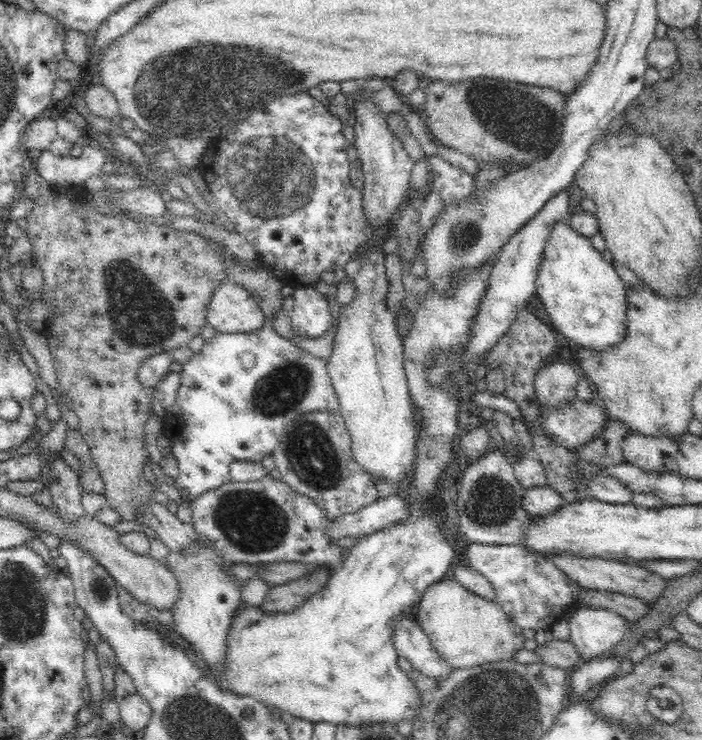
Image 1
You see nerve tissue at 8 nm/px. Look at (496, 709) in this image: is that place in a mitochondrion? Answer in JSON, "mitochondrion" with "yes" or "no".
{"mitochondrion":"yes"}

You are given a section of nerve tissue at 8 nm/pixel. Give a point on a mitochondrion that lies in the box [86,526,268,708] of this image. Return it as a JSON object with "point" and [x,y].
{"point":[100,590]}

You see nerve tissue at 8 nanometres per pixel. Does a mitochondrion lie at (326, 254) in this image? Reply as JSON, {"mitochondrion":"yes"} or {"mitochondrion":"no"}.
{"mitochondrion":"no"}

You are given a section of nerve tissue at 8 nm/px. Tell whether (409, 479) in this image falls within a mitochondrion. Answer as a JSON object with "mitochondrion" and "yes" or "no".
{"mitochondrion":"no"}

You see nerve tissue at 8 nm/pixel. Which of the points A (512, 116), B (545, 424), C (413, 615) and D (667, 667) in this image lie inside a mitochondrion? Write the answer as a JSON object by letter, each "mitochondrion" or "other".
{"A":"mitochondrion","B":"other","C":"other","D":"other"}

